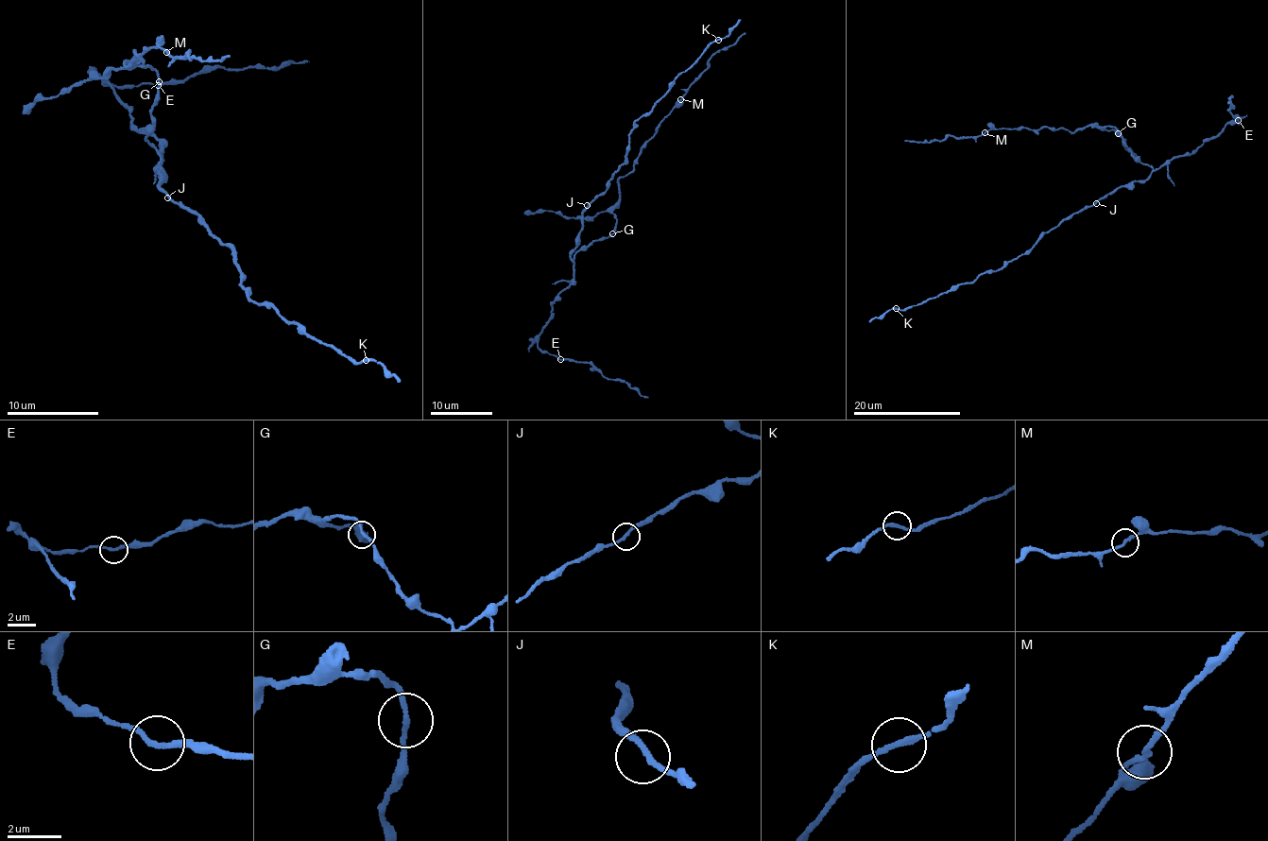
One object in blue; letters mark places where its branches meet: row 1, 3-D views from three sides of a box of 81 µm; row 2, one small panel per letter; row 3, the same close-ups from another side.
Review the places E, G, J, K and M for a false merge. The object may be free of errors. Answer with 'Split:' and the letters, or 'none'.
Split: none

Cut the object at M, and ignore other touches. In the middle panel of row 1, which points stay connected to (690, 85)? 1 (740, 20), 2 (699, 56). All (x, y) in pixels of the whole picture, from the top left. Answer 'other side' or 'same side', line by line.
1: other side
2: other side

